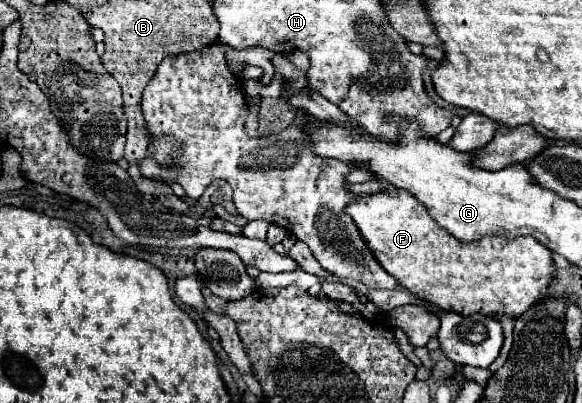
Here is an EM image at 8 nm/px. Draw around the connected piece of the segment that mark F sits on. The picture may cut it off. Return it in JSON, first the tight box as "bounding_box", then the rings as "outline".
{"bounding_box":[344,187,552,317],"outline":[[[388,187],[374,195],[362,195],[360,199],[346,205],[344,213],[352,217],[358,231],[362,231],[362,237],[370,251],[374,253],[376,261],[410,293],[416,297],[438,305],[442,311],[454,311],[462,315],[470,313],[506,313],[512,317],[518,317],[528,307],[532,307],[542,295],[542,289],[548,289],[548,283],[552,279],[552,257],[550,251],[534,241],[534,237],[514,237],[514,241],[506,241],[506,237],[482,237],[482,241],[458,241],[454,235],[450,235],[446,229],[442,229],[438,223],[430,221],[430,215],[426,207],[404,189]]]}

